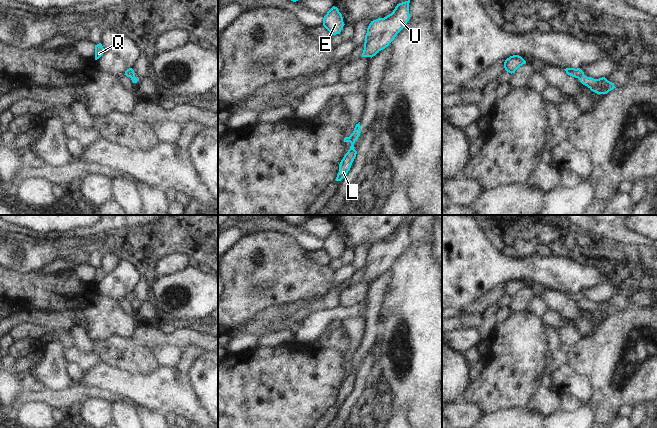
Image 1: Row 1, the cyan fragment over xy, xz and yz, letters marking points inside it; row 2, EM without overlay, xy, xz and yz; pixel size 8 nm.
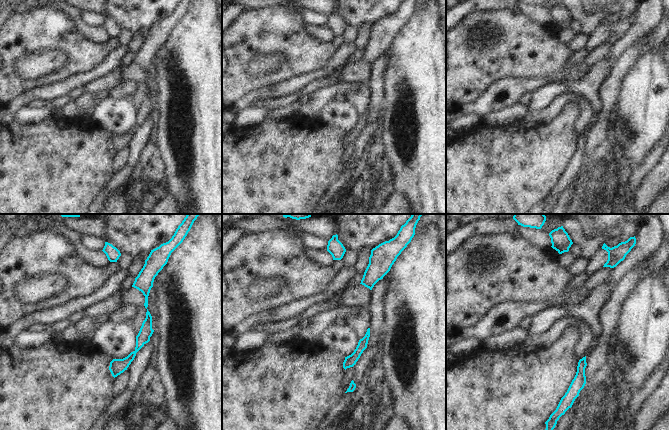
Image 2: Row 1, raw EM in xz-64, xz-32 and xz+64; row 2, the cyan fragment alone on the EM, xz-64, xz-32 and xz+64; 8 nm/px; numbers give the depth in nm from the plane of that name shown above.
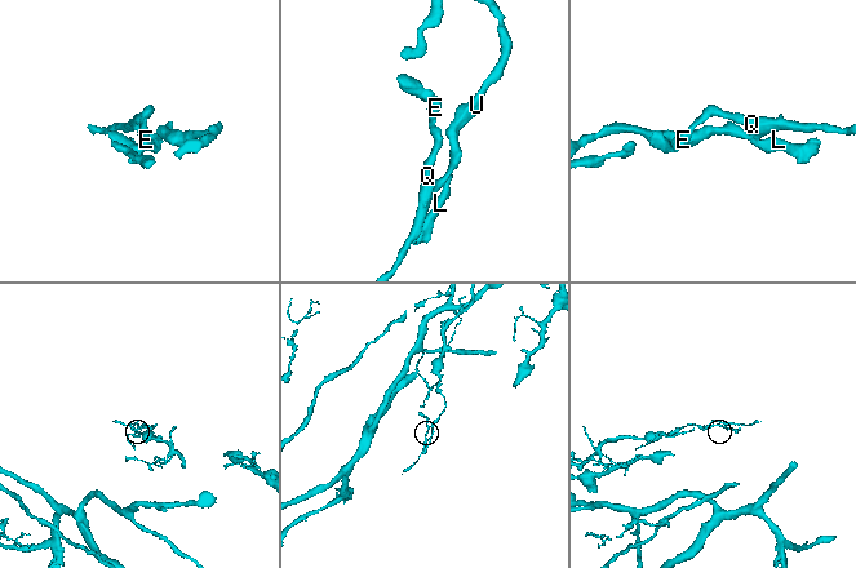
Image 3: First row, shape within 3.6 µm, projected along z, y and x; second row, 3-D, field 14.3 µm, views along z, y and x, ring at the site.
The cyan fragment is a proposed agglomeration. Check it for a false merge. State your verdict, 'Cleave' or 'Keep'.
Cleave

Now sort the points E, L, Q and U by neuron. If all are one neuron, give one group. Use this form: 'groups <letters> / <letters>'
groups E Q U / L

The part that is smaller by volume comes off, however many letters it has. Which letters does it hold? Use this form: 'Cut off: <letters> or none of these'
Cut off: L

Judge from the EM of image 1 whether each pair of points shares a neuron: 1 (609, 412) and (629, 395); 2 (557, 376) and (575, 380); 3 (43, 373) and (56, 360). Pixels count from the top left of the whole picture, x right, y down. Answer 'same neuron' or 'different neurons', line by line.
1: same neuron
2: same neuron
3: same neuron

